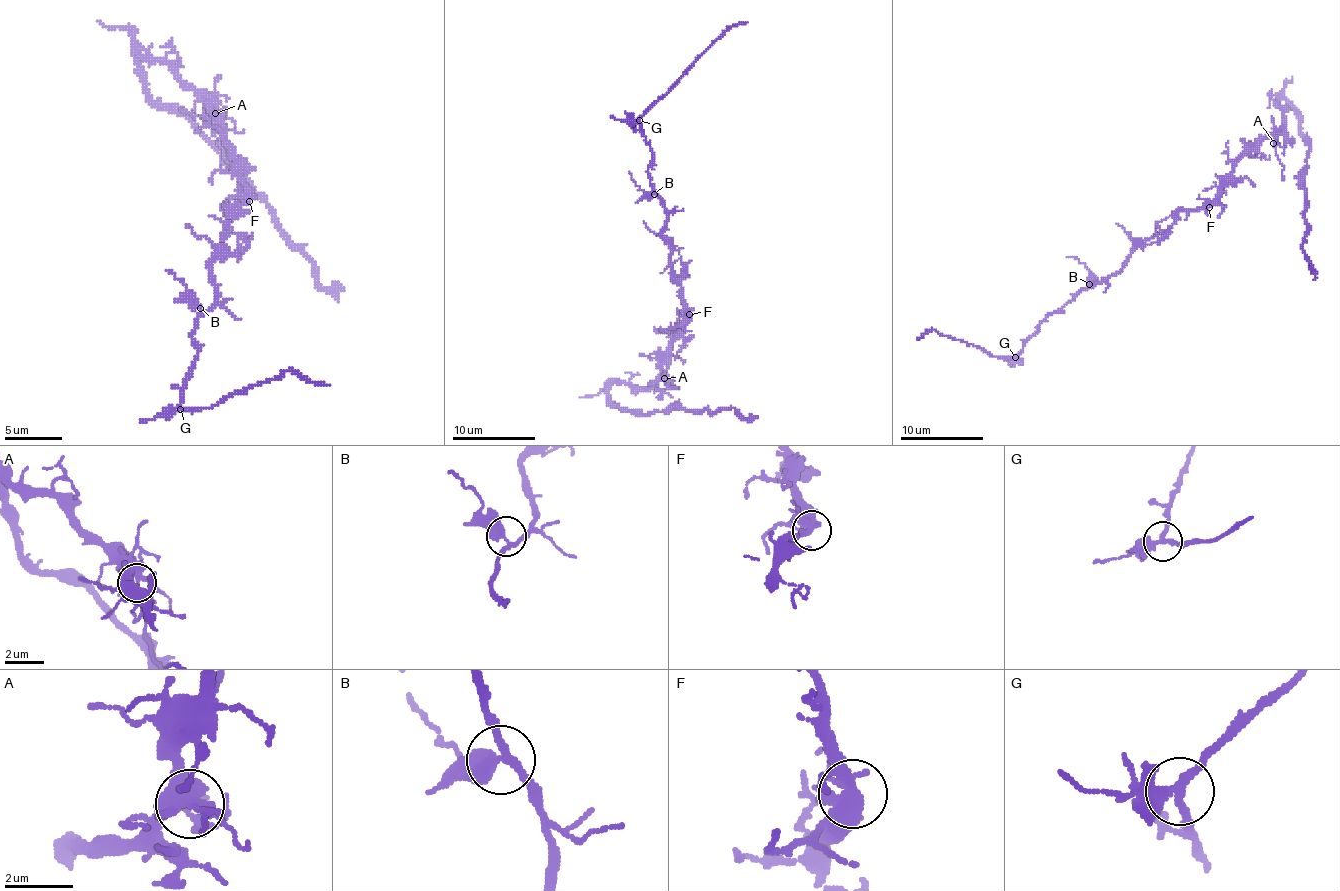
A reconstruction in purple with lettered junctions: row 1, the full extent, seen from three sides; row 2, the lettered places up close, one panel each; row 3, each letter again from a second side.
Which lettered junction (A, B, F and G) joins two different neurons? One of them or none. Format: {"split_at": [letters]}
{"split_at": []}

